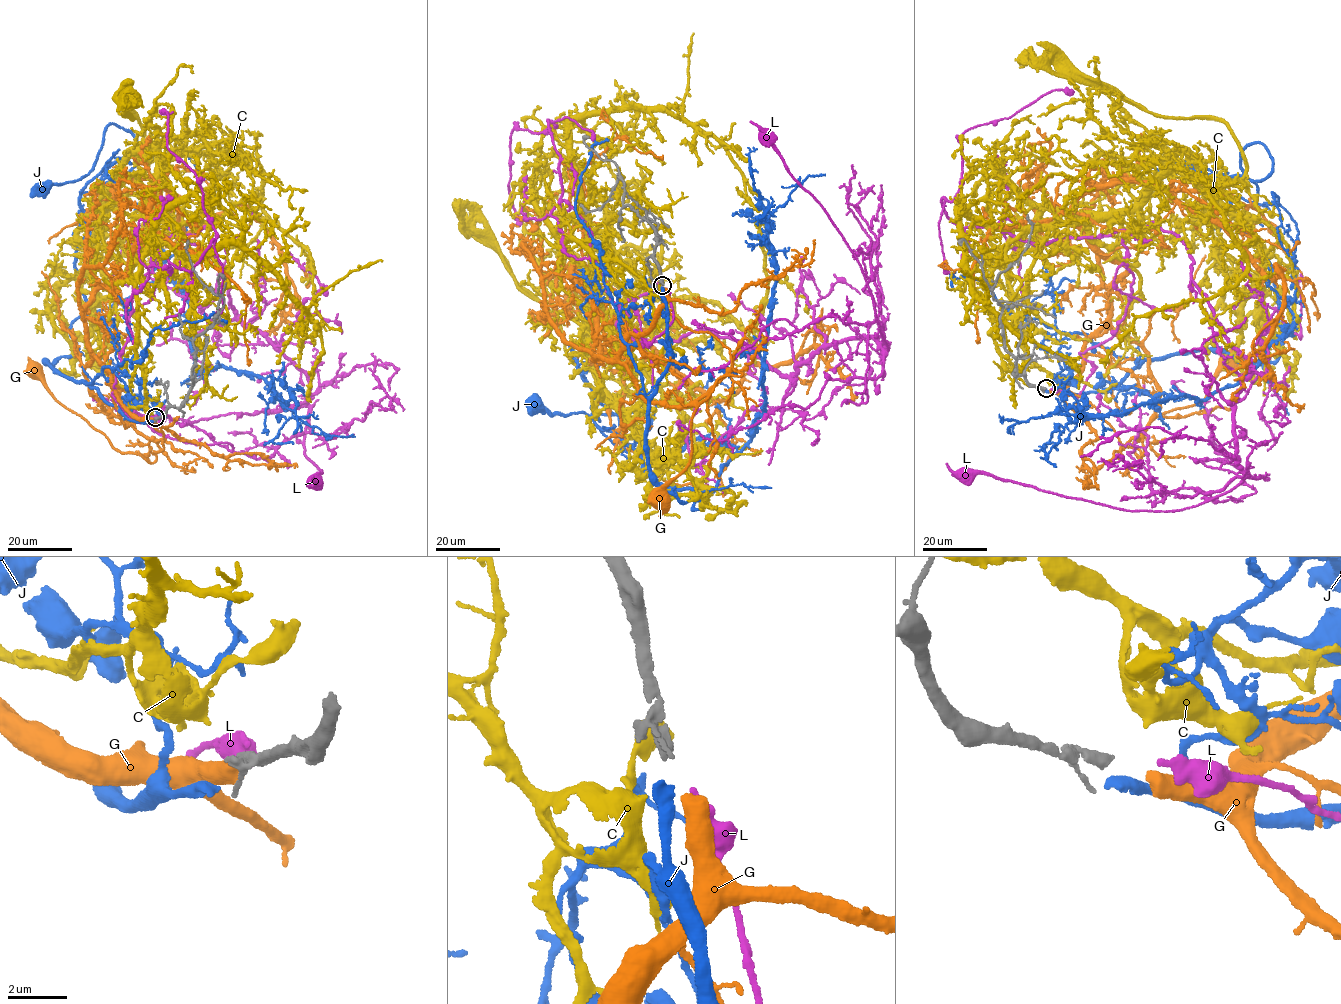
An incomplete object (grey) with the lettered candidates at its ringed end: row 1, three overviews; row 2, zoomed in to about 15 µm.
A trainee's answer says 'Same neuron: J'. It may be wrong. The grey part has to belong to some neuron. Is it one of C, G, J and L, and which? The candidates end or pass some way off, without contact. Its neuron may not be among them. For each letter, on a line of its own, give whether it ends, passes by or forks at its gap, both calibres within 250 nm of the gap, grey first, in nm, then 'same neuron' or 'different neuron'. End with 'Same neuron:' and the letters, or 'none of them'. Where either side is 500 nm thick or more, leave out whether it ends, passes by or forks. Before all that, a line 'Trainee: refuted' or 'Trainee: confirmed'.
Trainee: refuted
C: it passes by; calibres 380 and 400 nm; different neuron
G: calibres 380 and 550 nm; different neuron
J: it ends; calibres 380 and 420 nm; different neuron
L: it ends; calibres 380 and 320 nm; different neuron
Same neuron: none of them

